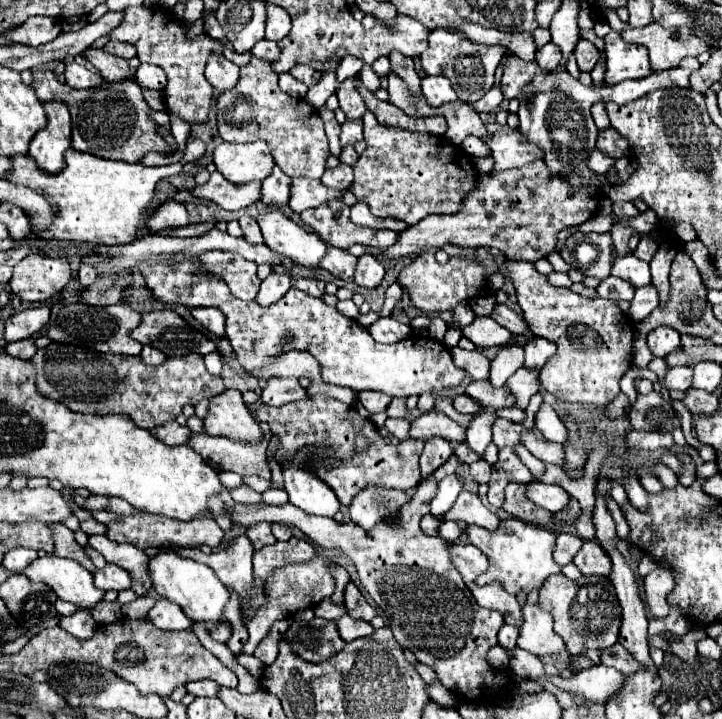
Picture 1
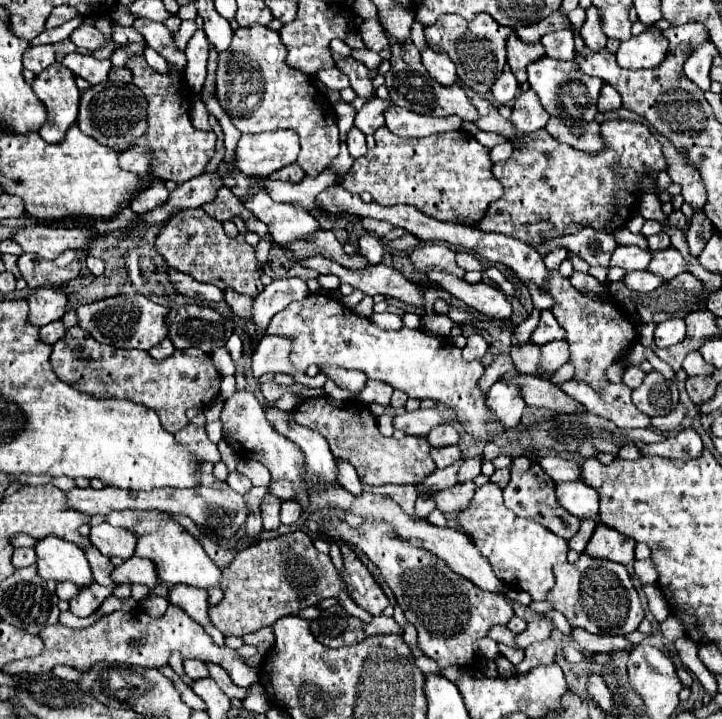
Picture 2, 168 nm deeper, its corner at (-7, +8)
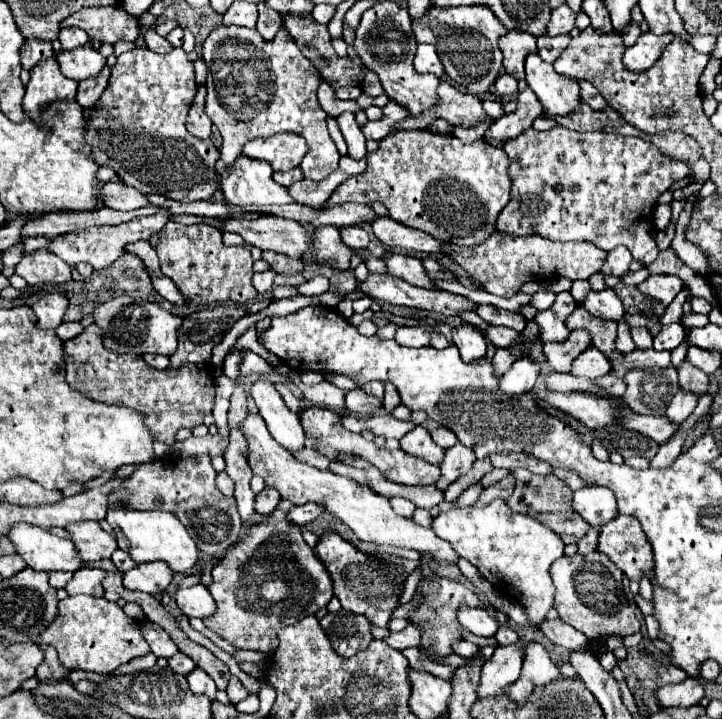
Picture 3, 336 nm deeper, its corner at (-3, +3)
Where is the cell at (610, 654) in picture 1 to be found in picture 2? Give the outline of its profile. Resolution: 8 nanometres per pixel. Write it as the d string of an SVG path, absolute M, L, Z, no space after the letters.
M573 628L571 638L589 654L603 654L611 650L625 650L629 644L625 636L607 636L607 634L589 634L587 630Z

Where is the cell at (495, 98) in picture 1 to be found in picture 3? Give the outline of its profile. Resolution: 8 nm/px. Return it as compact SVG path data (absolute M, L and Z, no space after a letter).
M503 73L503 75L497 79L493 93L495 93L497 97L501 97L501 99L507 99L507 97L511 97L511 95L517 93L517 81L515 81L511 75Z

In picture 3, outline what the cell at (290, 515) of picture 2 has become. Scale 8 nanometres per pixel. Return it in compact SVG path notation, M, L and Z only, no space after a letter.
M307 503L307 505L301 505L301 507L291 507L289 513L287 513L287 517L295 525L305 525L305 523L317 519L321 513L323 513L323 507L321 505Z

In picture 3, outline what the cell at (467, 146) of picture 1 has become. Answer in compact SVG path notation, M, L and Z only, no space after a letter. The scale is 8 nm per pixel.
M527 87L525 91L519 91L517 95L517 109L513 113L507 113L503 115L501 119L497 119L493 123L491 129L487 129L485 133L485 141L489 139L497 139L497 141L509 141L509 139L515 139L517 135L521 135L523 131L527 131L535 117L539 117L543 113L543 109L539 107L539 101L535 99L533 91Z

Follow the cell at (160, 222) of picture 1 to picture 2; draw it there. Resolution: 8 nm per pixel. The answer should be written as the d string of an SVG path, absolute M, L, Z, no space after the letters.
M155 180L155 182L151 182L147 188L139 190L139 192L131 198L129 208L131 208L133 212L137 212L137 214L139 214L139 212L147 212L147 210L153 210L153 208L161 206L163 202L167 202L167 196L169 196L169 192L167 192L167 188L163 186L163 182Z

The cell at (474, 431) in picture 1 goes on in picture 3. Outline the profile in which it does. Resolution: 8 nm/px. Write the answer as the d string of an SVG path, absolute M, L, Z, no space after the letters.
M517 359L511 369L501 377L499 389L505 395L525 395L533 389L539 375L539 365L533 359Z

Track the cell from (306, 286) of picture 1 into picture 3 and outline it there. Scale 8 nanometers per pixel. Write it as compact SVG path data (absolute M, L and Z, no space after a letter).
M263 251L263 259L269 263L269 267L275 273L283 273L283 275L299 275L299 273L303 273L303 261L299 261L299 259L291 259L287 255L271 253L271 251Z

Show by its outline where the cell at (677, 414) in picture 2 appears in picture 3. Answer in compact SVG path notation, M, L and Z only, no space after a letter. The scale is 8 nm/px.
M679 391L671 403L667 405L667 413L665 417L671 421L671 423L683 423L683 419L687 419L687 415L691 415L691 411L695 409L695 403L697 403L699 395L695 393L689 393L689 391Z

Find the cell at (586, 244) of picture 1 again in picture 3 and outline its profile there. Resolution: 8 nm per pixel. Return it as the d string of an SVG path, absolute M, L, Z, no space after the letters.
M491 233L483 243L475 247L455 247L449 255L477 281L485 291L499 297L513 297L519 287L527 281L539 281L539 277L559 275L569 279L589 279L593 273L599 273L607 253L593 243L587 241L569 241L557 243L545 239L541 235L507 235L507 233Z

